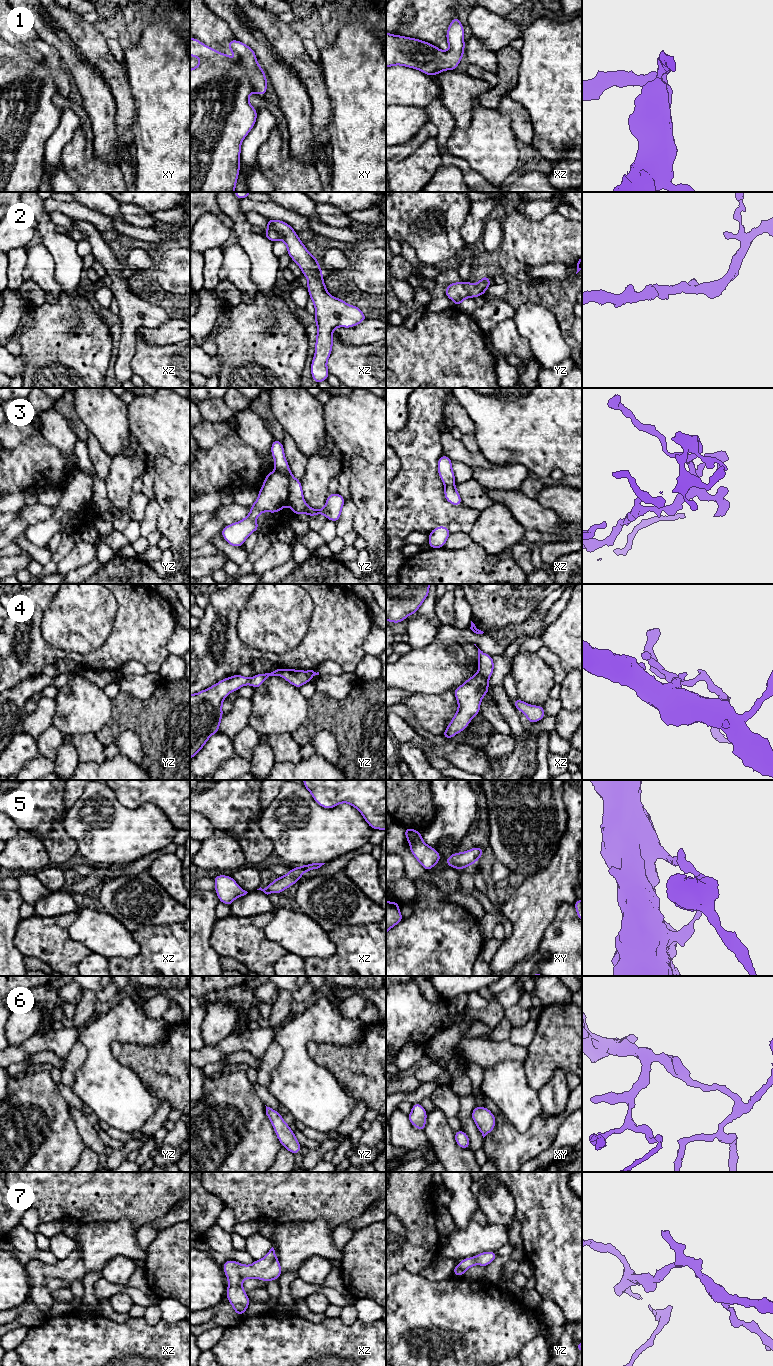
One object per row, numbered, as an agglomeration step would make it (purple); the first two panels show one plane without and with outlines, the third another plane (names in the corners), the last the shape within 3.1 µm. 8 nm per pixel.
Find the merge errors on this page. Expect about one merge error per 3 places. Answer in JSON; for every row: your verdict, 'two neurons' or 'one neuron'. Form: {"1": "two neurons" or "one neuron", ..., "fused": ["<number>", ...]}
{"1": "one neuron", "2": "one neuron", "3": "two neurons", "4": "two neurons", "5": "one neuron", "6": "one neuron", "7": "one neuron", "fused": ["3", "4"]}

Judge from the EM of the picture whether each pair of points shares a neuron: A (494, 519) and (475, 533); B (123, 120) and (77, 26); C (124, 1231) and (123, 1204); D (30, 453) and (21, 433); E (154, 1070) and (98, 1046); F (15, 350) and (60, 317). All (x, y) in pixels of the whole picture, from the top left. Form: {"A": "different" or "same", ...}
{"A": "same", "B": "same", "C": "different", "D": "different", "E": "different", "F": "different"}

